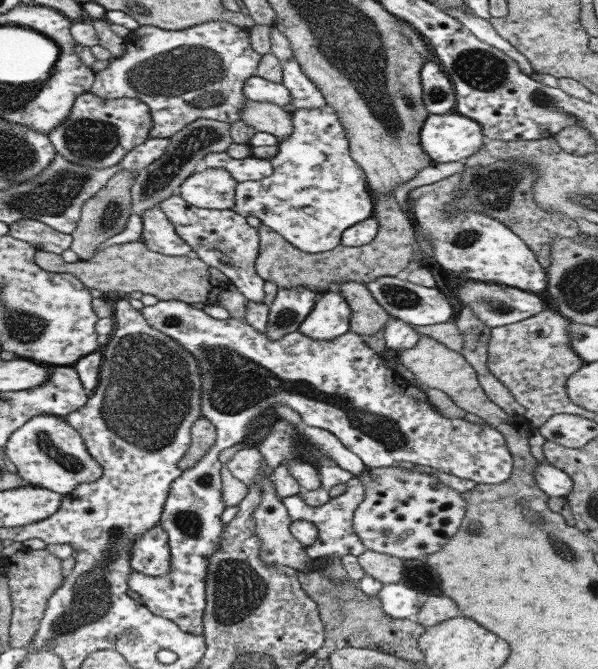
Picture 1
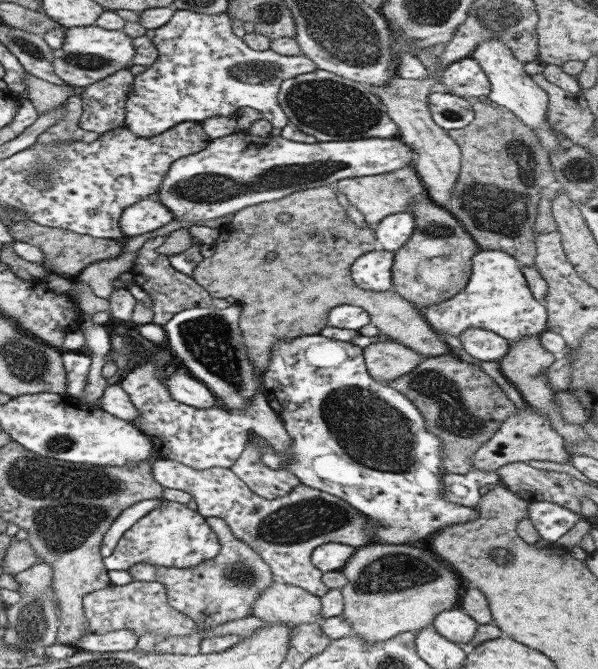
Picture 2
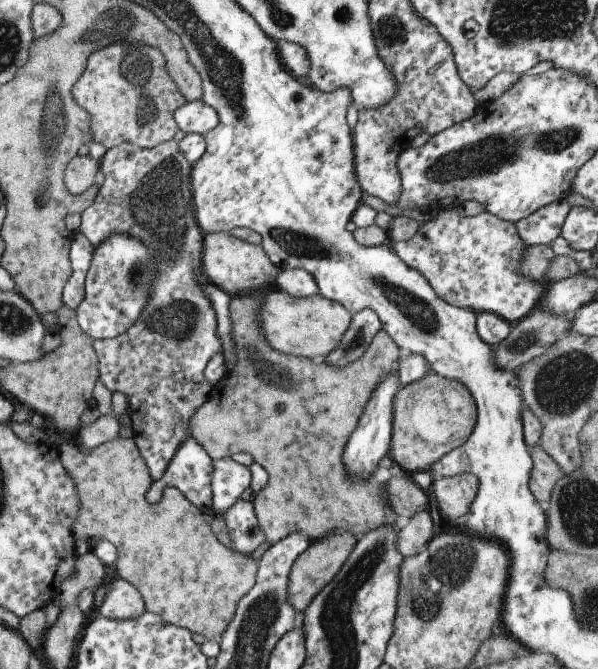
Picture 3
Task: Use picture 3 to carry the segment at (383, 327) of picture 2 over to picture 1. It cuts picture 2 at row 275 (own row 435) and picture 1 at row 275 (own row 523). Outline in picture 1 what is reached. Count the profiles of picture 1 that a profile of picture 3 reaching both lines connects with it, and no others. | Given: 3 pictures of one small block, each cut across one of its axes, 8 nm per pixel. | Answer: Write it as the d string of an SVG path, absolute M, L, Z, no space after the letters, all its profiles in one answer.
M392 194L373 197L374 218L378 221L378 234L372 243L365 246L346 247L339 245L336 249L317 254L310 254L295 248L278 232L260 224L259 256L255 261L255 272L265 282L276 284L278 289L303 287L314 293L327 293L343 283L368 285L384 276L396 275L410 266L415 257L416 234L406 213Z

